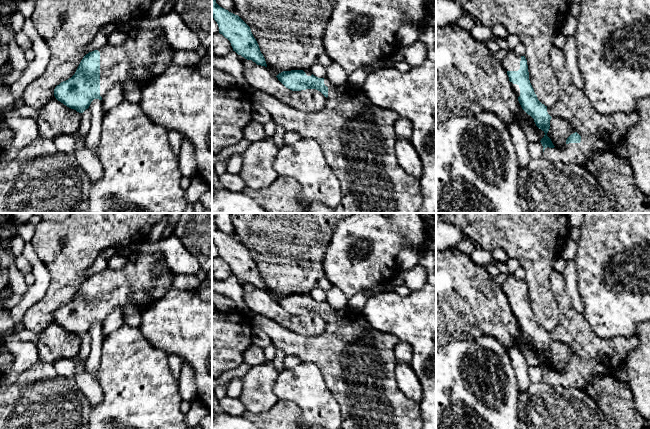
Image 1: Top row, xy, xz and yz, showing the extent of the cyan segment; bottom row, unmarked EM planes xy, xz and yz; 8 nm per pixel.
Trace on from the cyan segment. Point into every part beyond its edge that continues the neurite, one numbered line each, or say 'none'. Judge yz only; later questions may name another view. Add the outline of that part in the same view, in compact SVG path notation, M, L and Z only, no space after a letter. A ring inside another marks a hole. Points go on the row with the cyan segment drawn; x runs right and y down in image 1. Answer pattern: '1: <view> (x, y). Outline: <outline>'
1: yz (511, 62). Outline: M509 50L507 56L502 61L504 70L518 71L520 69L521 56L517 55L513 50Z

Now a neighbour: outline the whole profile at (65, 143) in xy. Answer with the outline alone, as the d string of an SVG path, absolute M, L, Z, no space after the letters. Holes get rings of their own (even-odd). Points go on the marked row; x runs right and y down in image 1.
M58 135L54 137L51 141L56 146L56 149L61 152L73 154L76 148L76 141L74 136L72 135Z

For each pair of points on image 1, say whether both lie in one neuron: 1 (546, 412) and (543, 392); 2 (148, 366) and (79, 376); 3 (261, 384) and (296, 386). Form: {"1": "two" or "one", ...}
{"1": "one", "2": "two", "3": "two"}

